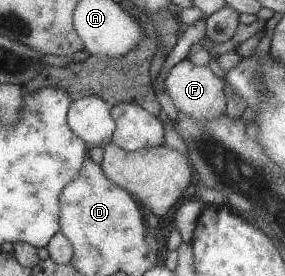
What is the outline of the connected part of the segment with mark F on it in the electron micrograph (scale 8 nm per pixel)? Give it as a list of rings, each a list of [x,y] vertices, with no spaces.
[[[183,59],[167,72],[164,85],[164,92],[171,98],[175,108],[197,122],[213,120],[217,116],[221,116],[226,110],[223,80],[215,76],[209,66],[197,66],[191,64],[188,59]]]

